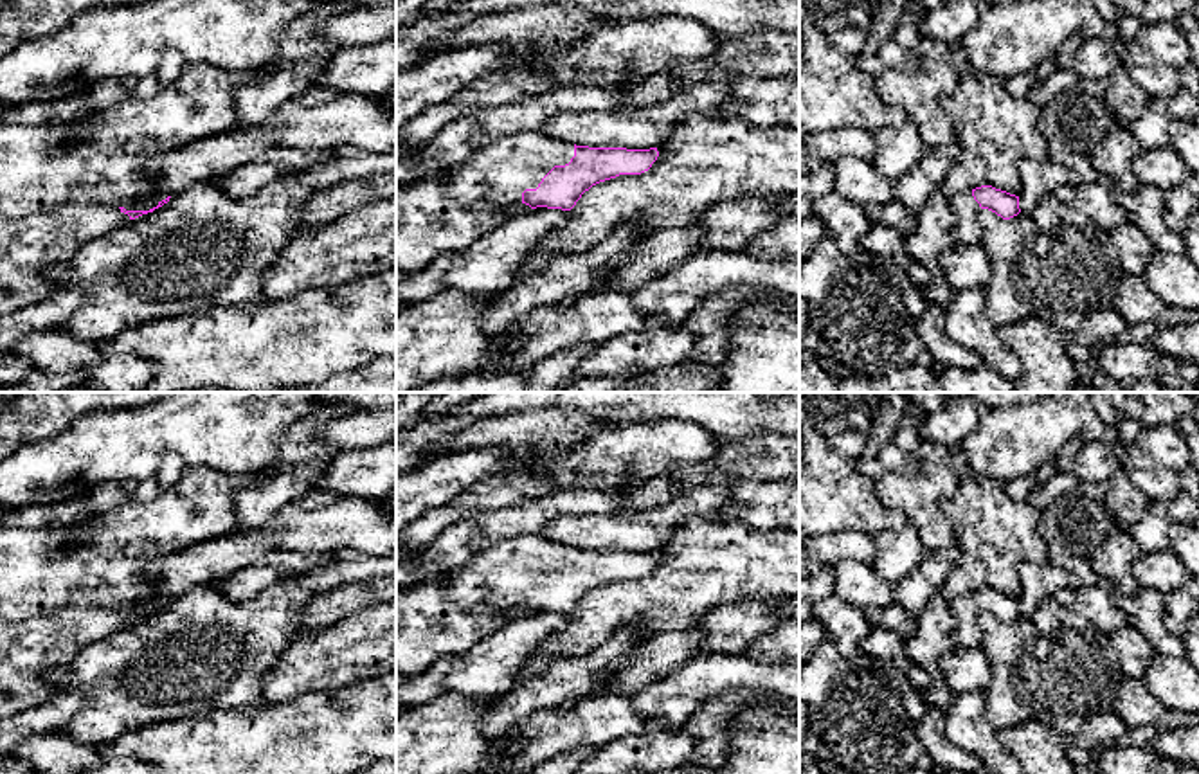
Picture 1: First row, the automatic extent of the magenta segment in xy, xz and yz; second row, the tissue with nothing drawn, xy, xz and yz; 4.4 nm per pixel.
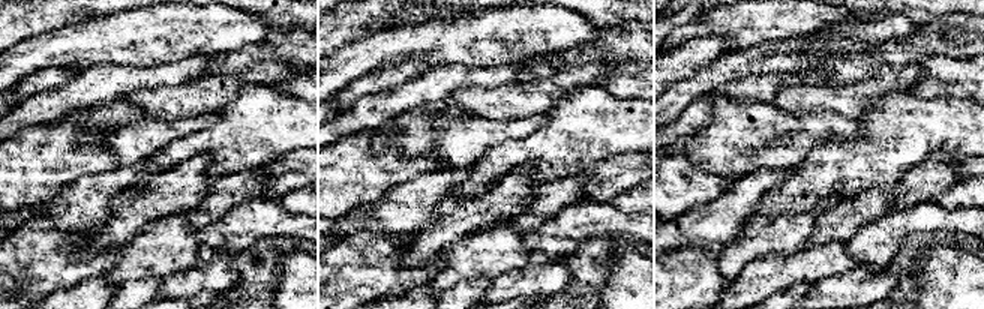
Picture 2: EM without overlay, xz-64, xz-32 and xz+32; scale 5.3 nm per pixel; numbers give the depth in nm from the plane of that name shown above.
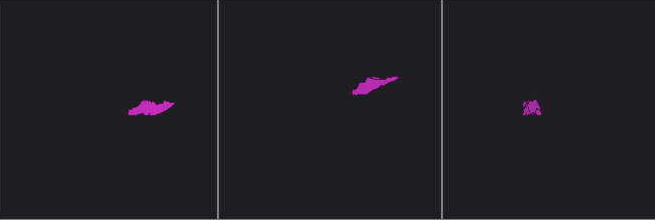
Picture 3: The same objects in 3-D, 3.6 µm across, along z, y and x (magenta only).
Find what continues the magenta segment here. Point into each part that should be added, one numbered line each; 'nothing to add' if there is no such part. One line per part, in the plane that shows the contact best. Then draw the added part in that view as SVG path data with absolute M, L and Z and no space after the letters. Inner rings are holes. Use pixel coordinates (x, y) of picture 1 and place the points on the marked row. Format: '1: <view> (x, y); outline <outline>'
1: xz (499, 170); outline M535 130L497 139L477 137L472 155L443 175L457 203L488 202L502 209L522 203L526 189L536 189L554 166L565 166L572 157L574 144Z

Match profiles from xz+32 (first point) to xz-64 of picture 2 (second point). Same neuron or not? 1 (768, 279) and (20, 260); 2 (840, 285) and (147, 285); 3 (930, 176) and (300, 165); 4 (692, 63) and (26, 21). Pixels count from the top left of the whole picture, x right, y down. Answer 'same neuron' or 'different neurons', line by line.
1: different neurons
2: different neurons
3: same neuron
4: different neurons

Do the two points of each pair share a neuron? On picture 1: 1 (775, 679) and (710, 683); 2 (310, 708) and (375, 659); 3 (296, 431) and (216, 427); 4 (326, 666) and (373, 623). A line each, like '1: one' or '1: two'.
1: one
2: two
3: two
4: one

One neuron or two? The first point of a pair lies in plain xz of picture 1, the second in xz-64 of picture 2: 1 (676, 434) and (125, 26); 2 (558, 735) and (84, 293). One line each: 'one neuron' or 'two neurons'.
1: one neuron
2: two neurons

